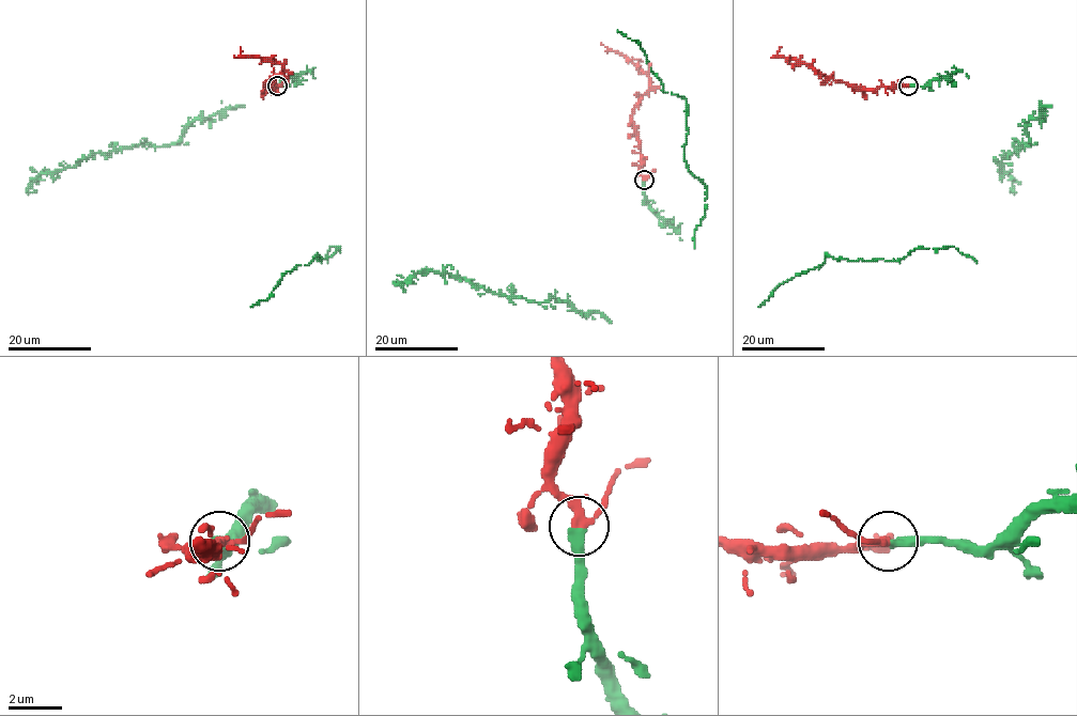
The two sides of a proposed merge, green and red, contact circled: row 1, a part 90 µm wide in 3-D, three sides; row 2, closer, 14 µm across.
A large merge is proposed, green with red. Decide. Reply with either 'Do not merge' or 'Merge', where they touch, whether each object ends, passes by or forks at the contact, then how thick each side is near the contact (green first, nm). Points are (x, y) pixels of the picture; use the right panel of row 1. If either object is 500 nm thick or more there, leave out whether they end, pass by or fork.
Merge. Place: (908, 86). At the ring green ends. At the ring red passes by. Thickness 400 nm (green) against 320 nm

